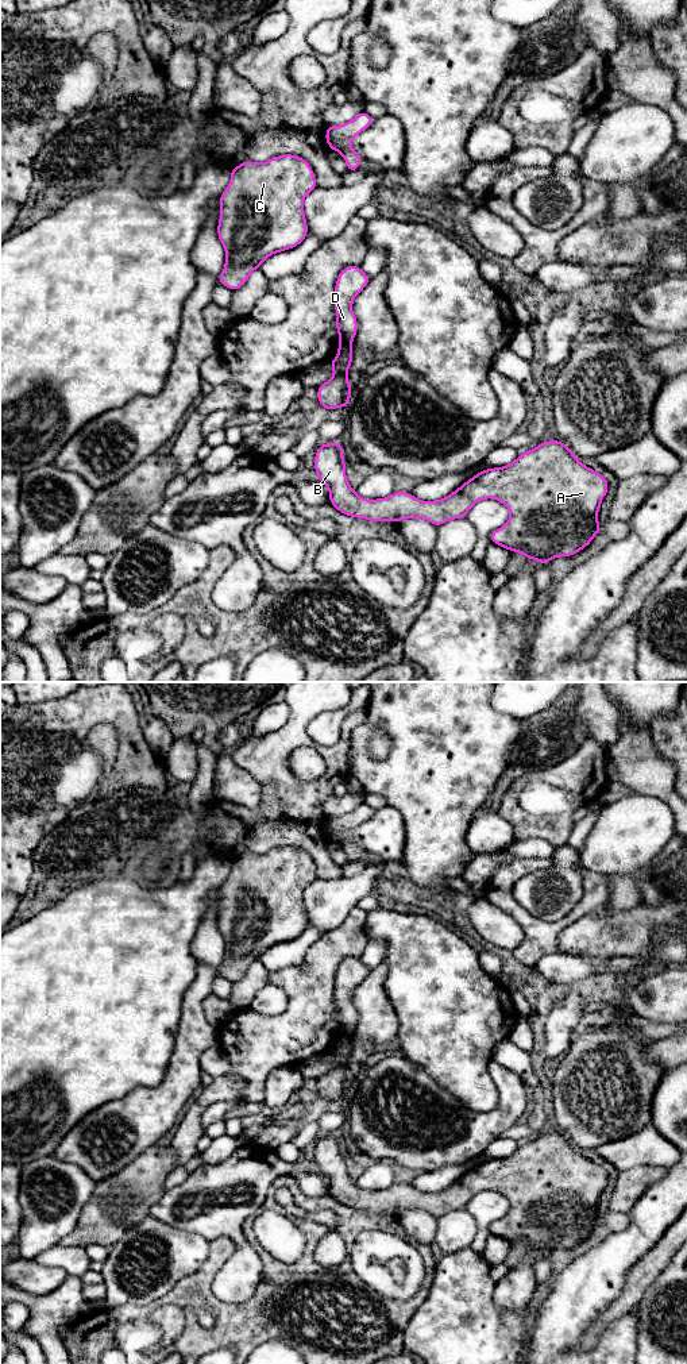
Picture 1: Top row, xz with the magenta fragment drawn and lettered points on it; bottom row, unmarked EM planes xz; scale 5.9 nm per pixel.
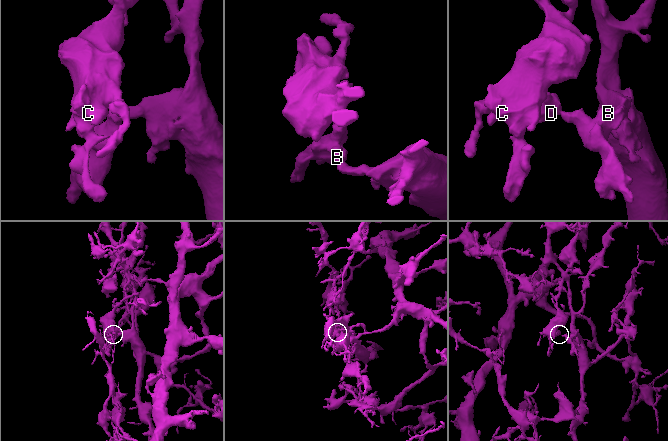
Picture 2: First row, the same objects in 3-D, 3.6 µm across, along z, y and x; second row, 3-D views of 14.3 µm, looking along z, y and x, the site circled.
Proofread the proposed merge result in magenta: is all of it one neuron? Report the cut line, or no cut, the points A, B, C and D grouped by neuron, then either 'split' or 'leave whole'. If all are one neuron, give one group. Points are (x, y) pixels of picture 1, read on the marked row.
xz (340, 342), (348, 345) | A B / C D | split

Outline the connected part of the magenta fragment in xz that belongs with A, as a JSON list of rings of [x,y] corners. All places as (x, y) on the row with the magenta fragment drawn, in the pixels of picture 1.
[[[560,440],[541,442],[537,447],[520,454],[516,461],[503,467],[485,469],[466,481],[445,498],[421,501],[410,492],[395,492],[386,498],[366,500],[356,494],[346,475],[343,443],[324,443],[314,454],[314,471],[328,490],[329,502],[344,516],[370,521],[398,523],[404,519],[424,519],[436,527],[466,519],[474,504],[485,498],[502,502],[510,512],[505,525],[490,535],[493,544],[510,552],[517,551],[541,565],[559,556],[576,555],[590,546],[593,537],[601,533],[597,520],[601,502],[609,492],[607,479],[578,461],[570,447]]]

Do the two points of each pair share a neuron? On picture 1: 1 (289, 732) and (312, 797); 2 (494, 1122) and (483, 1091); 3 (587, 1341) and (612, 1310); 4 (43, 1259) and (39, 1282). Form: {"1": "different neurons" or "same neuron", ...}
{"1": "same neuron", "2": "different neurons", "3": "same neuron", "4": "different neurons"}

